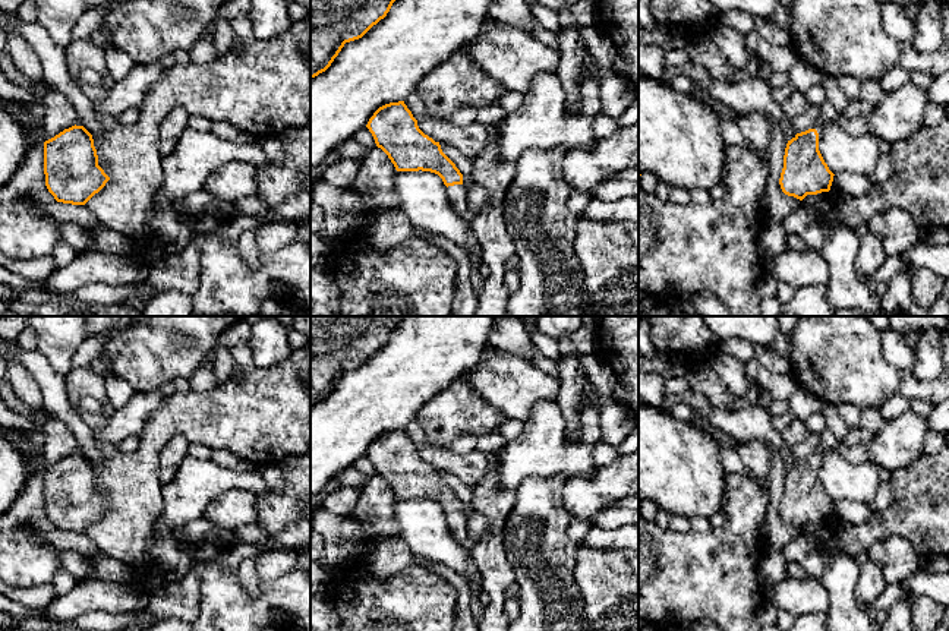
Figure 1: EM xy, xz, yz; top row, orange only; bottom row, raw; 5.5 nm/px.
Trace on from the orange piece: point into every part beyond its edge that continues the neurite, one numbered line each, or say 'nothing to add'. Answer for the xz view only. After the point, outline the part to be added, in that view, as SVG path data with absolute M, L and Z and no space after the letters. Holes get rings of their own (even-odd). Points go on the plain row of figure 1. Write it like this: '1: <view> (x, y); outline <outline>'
1: xz (459, 521); outline M466 512L448 514L447 521L451 536L463 543L469 536L469 515Z

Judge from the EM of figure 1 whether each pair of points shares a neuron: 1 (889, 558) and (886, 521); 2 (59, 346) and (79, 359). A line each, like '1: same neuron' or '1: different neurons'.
1: different neurons
2: different neurons

